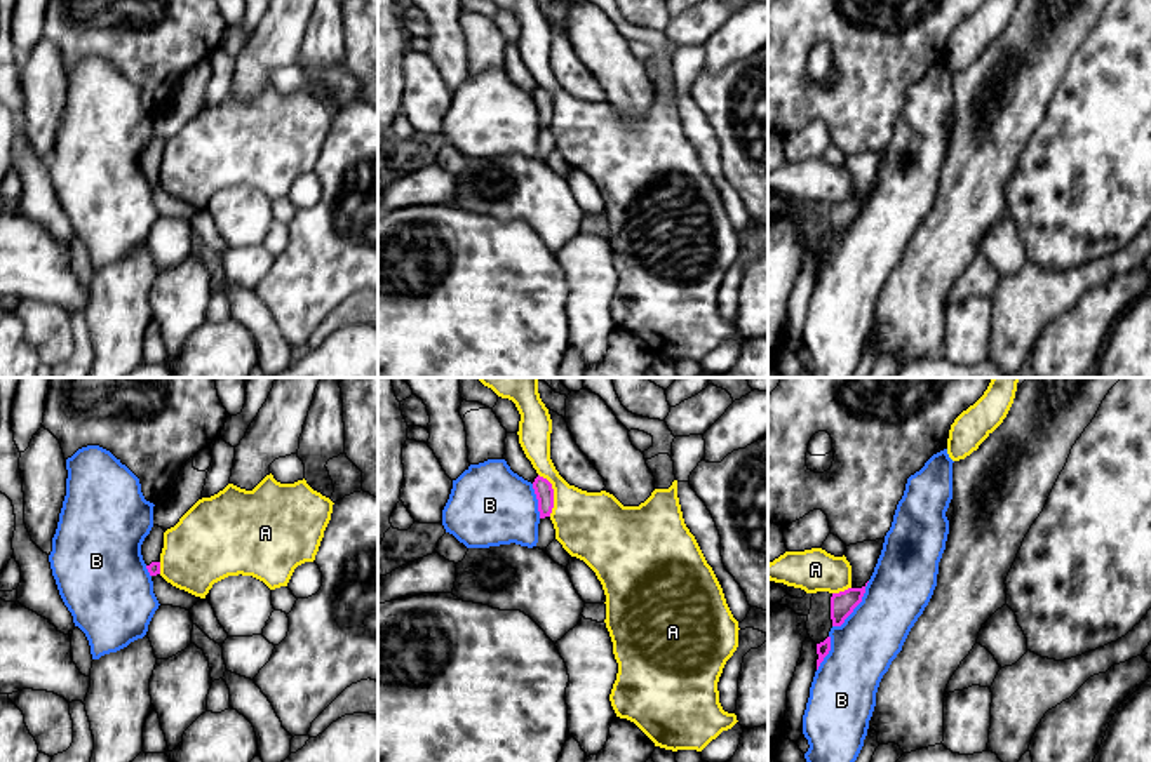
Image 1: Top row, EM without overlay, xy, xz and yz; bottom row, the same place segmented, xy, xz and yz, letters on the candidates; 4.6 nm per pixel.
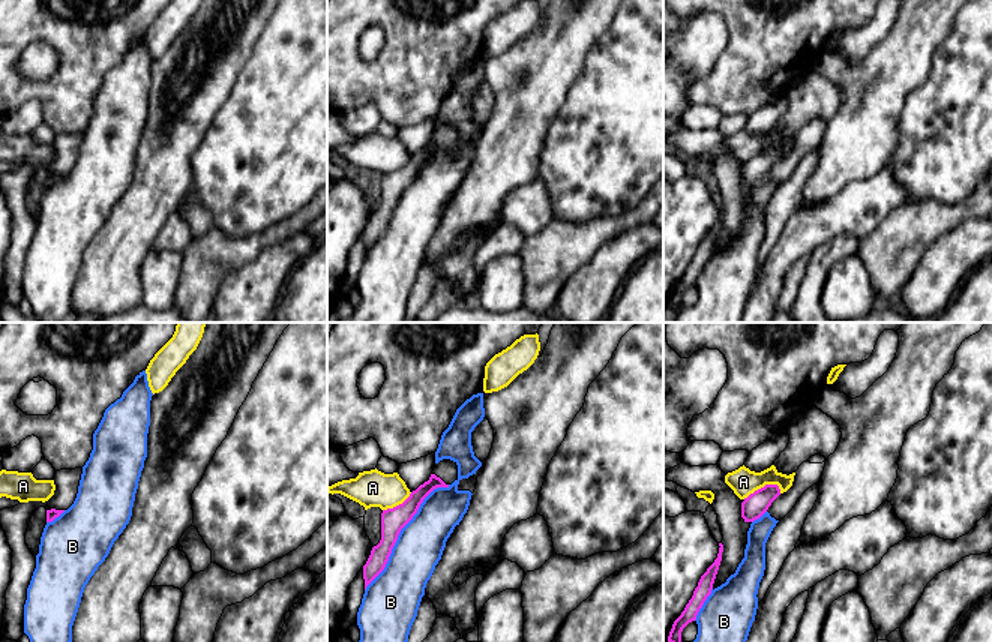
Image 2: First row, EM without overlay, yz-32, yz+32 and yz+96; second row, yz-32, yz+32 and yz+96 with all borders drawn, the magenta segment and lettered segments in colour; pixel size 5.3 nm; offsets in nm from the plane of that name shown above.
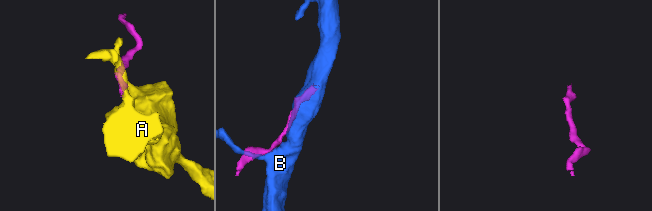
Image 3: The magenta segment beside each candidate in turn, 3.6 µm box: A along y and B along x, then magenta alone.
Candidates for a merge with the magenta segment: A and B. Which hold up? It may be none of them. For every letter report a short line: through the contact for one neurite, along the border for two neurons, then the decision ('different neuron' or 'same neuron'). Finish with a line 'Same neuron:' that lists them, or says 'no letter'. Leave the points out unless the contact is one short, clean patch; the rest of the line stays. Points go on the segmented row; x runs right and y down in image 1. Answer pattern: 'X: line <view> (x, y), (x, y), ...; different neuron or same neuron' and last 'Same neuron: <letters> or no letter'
A: line xz (538, 474), (552, 489), (551, 515); different neuron
B: different neuron
Same neuron: no letter

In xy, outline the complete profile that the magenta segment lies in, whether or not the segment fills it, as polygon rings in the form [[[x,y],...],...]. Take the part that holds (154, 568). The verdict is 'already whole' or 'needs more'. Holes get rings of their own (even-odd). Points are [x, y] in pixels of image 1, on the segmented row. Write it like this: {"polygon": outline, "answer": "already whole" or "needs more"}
{"polygon": [[[153,525],[150,534],[145,538],[141,545],[141,555],[146,564],[150,576],[160,574],[160,553],[164,548],[164,529]]], "answer": "needs more"}

